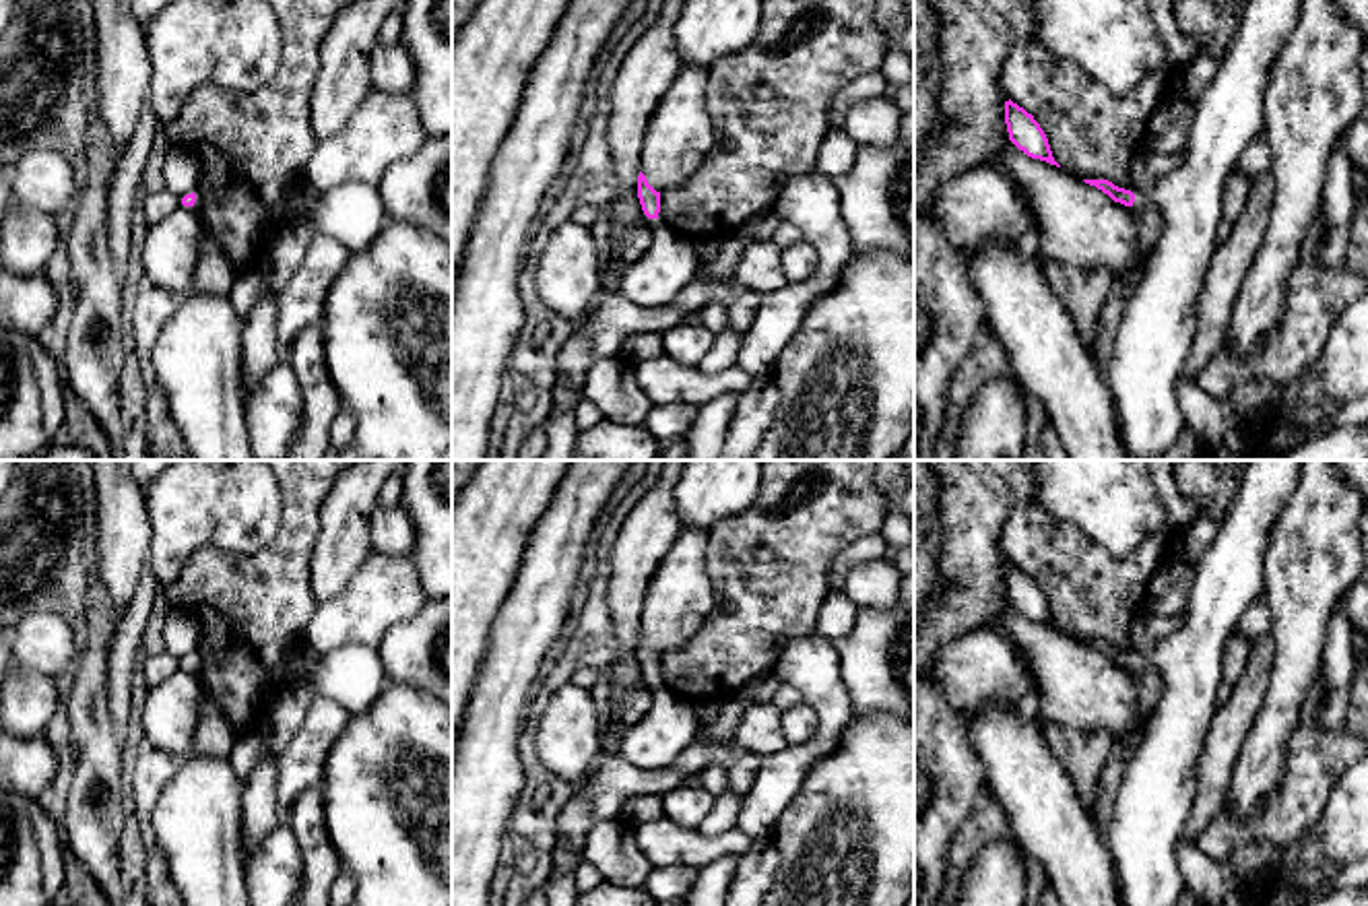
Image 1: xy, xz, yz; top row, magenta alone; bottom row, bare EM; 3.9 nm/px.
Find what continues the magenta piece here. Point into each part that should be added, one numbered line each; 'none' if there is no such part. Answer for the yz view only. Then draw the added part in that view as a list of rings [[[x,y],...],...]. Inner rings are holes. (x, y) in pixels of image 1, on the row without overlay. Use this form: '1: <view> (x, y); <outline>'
1: yz (1156, 793); [[[1250,460],[1242,466],[1238,495],[1219,522],[1215,541],[1193,565],[1184,623],[1145,652],[1135,671],[1158,669],[1164,691],[1145,726],[1143,739],[1125,766],[1106,844],[1112,854],[1122,906],[1174,906],[1186,881],[1176,846],[1184,838],[1199,784],[1203,743],[1215,718],[1222,683],[1224,646],[1242,613],[1265,592],[1265,551],[1279,512],[1296,489],[1302,460]]]

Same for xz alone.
1: xz (655, 741); [[[652,681],[652,708],[633,726],[623,726],[619,755],[642,770],[660,770],[697,739],[702,722],[691,702]]]

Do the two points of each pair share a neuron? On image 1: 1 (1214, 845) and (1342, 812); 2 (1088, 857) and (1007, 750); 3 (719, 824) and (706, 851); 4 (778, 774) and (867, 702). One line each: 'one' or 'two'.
1: two
2: one
3: two
4: two

